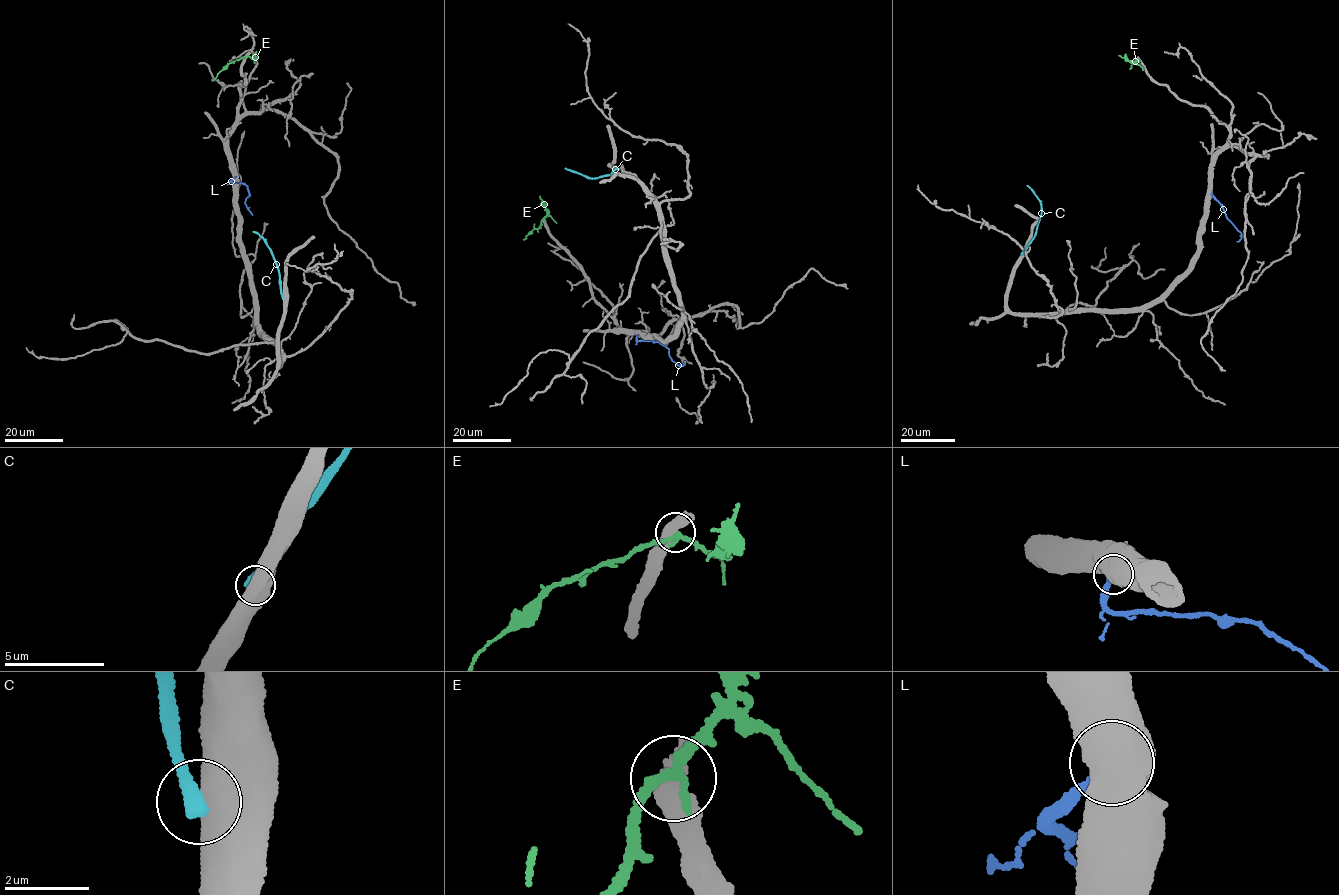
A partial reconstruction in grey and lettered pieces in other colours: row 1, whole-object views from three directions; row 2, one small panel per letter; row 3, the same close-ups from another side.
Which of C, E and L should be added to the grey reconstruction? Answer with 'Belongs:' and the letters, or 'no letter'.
Belongs: no letter

